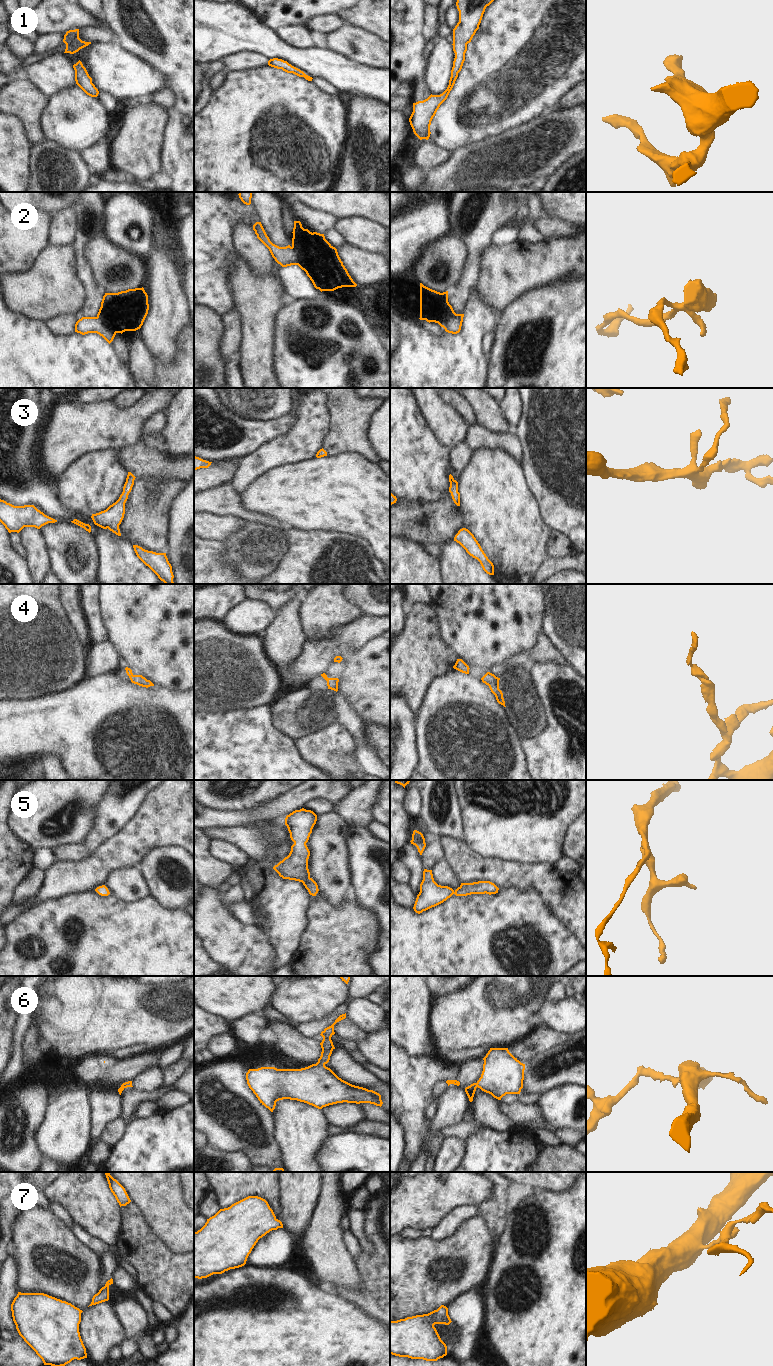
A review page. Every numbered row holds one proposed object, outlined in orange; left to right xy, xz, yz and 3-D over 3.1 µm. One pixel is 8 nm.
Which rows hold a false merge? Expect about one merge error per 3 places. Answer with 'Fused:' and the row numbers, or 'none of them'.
Fused: 2

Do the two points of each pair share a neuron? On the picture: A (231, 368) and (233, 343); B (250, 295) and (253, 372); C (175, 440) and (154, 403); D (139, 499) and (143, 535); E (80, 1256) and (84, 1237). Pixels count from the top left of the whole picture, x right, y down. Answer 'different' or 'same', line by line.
A: different
B: same
C: different
D: same
E: different

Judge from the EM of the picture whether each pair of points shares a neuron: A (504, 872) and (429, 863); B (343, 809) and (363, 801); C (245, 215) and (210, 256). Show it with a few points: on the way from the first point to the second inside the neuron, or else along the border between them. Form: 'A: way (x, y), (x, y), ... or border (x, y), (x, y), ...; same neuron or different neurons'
A: border (438, 839), (444, 858); different neurons
B: way (348, 809), (352, 809), (358, 803); same neuron
C: way (233, 218), (210, 241), (210, 244); same neuron

